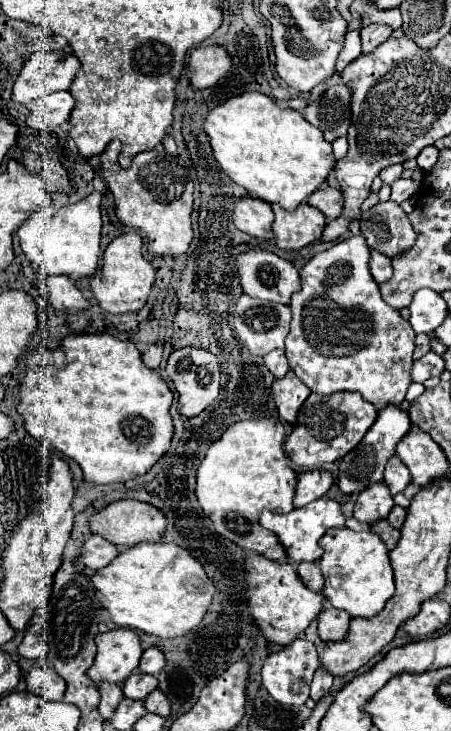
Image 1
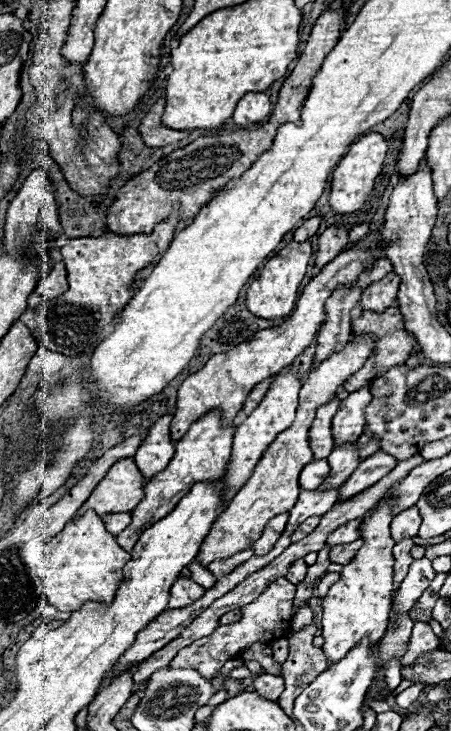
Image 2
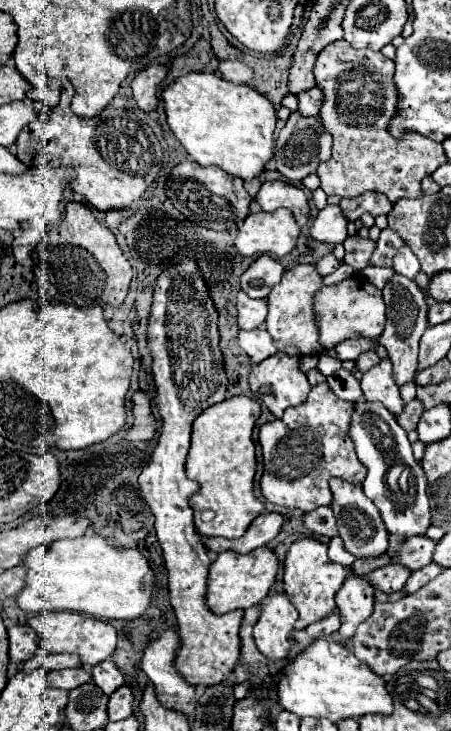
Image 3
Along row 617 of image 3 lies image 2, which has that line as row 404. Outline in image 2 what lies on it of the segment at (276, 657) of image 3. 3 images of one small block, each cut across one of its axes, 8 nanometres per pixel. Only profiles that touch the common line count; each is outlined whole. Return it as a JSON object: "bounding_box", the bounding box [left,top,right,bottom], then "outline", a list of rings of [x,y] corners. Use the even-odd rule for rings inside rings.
{"bounding_box":[220,368,302,502],"outline":[[[284,368],[280,374],[276,374],[272,388],[268,390],[268,394],[264,396],[260,406],[238,426],[238,430],[234,434],[234,442],[232,442],[232,456],[230,456],[230,464],[226,470],[222,496],[220,496],[224,502],[230,502],[236,496],[236,492],[250,480],[256,464],[262,460],[262,456],[268,450],[268,446],[272,444],[272,440],[276,440],[276,436],[294,422],[300,386],[302,384],[300,384],[298,376],[290,368]]]}

